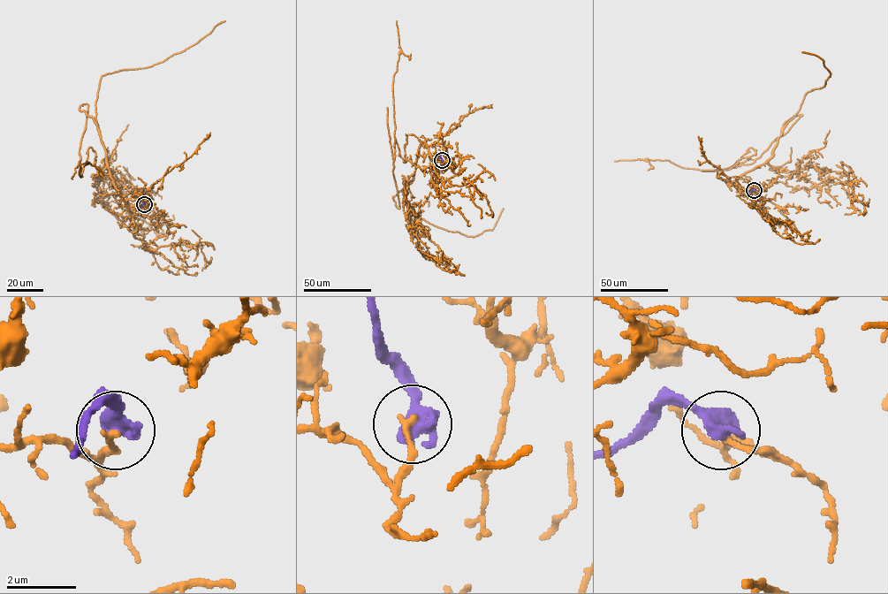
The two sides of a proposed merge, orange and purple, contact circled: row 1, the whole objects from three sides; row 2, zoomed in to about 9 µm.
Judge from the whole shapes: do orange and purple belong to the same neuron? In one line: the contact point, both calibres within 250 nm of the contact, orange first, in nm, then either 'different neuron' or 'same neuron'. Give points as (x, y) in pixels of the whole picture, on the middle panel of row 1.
place (442, 160); calibres 190 and 500 nm; different neuron

